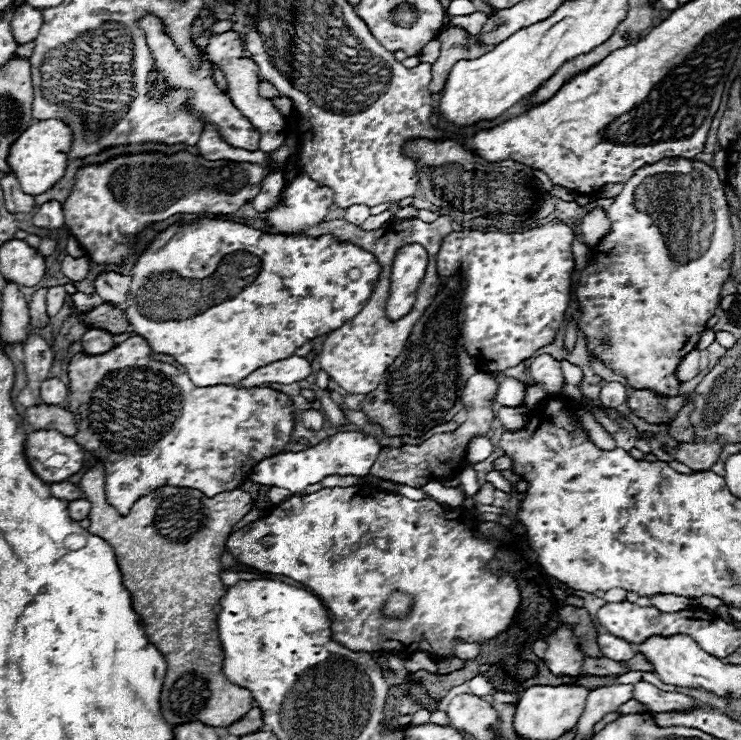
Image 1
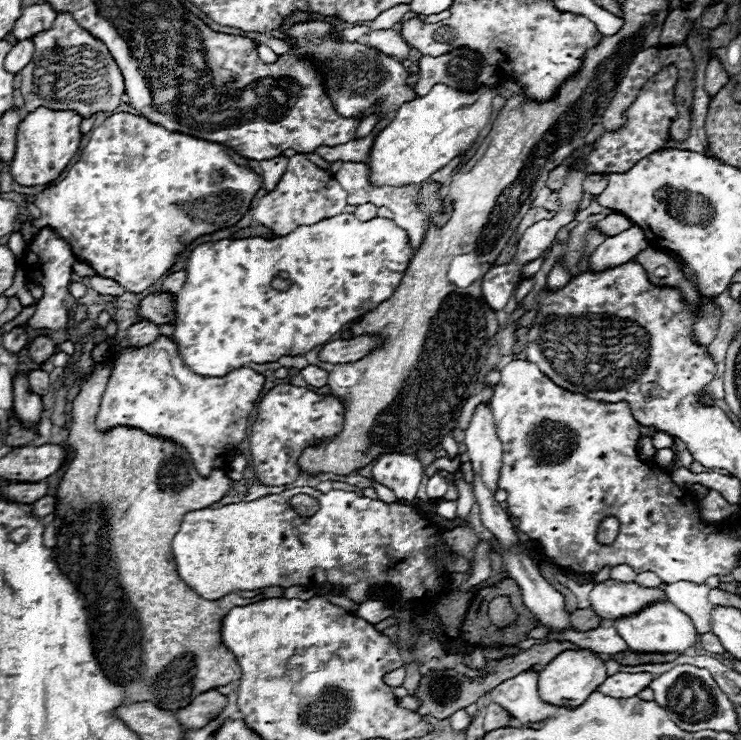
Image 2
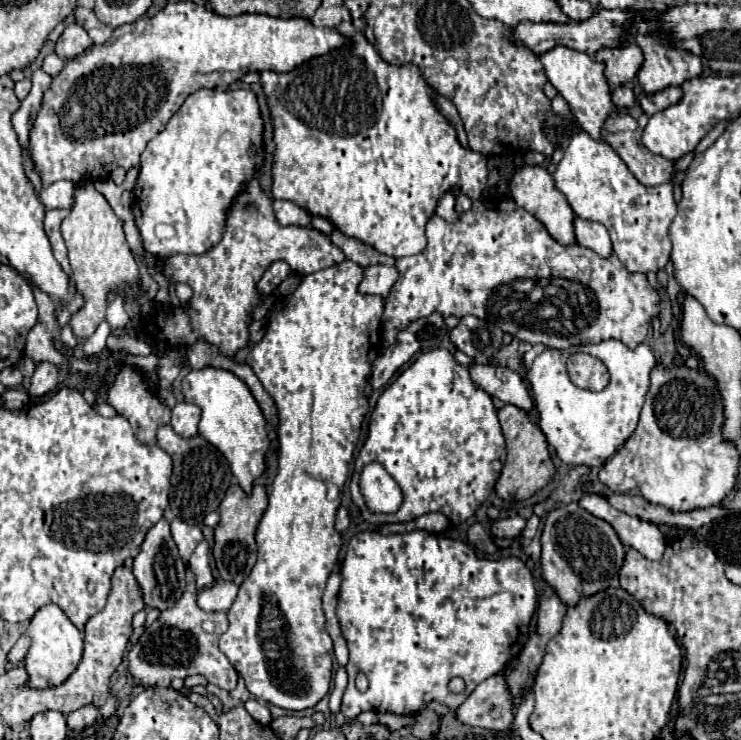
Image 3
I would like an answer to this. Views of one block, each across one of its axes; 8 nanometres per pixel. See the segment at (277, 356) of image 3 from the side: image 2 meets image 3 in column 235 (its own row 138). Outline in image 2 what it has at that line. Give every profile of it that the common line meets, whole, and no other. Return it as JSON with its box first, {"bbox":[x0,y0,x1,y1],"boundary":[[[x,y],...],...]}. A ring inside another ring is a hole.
{"bbox":[580,66,676,174],"boundary":[[[668,66],[660,74],[656,74],[644,90],[638,94],[636,102],[628,108],[628,124],[618,132],[606,132],[598,142],[594,142],[594,152],[590,152],[586,158],[580,156],[582,164],[588,172],[600,172],[600,174],[612,174],[612,172],[626,172],[630,170],[640,158],[660,150],[668,142],[668,126],[670,120],[676,116],[676,104],[674,104],[674,84],[676,84],[676,68]]]}

